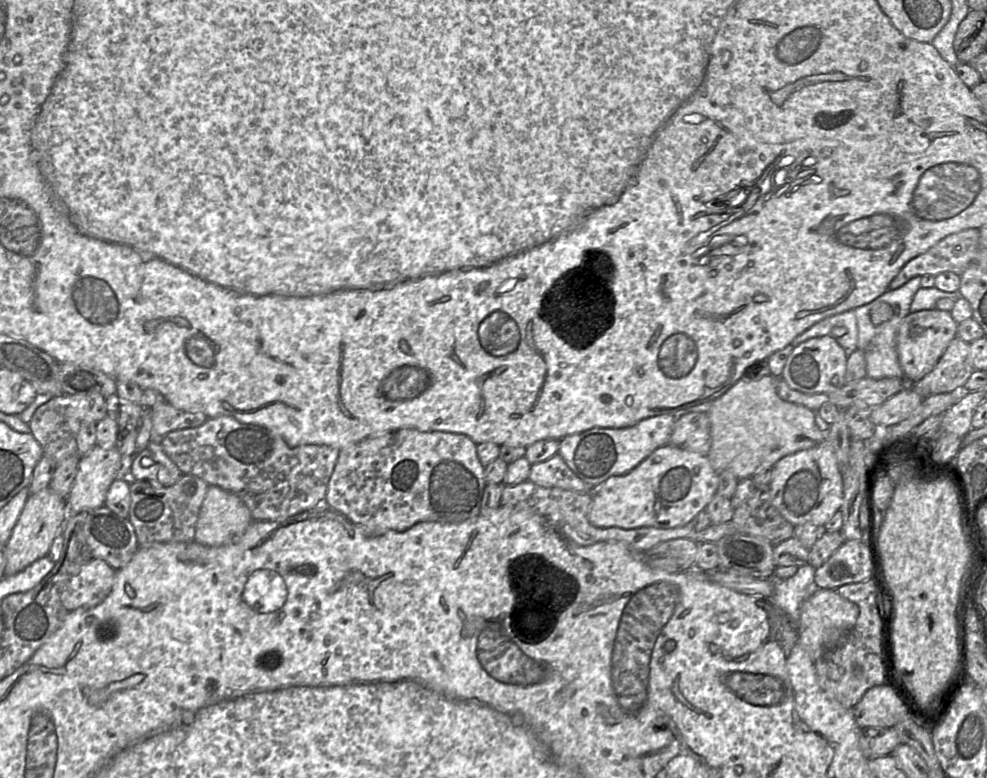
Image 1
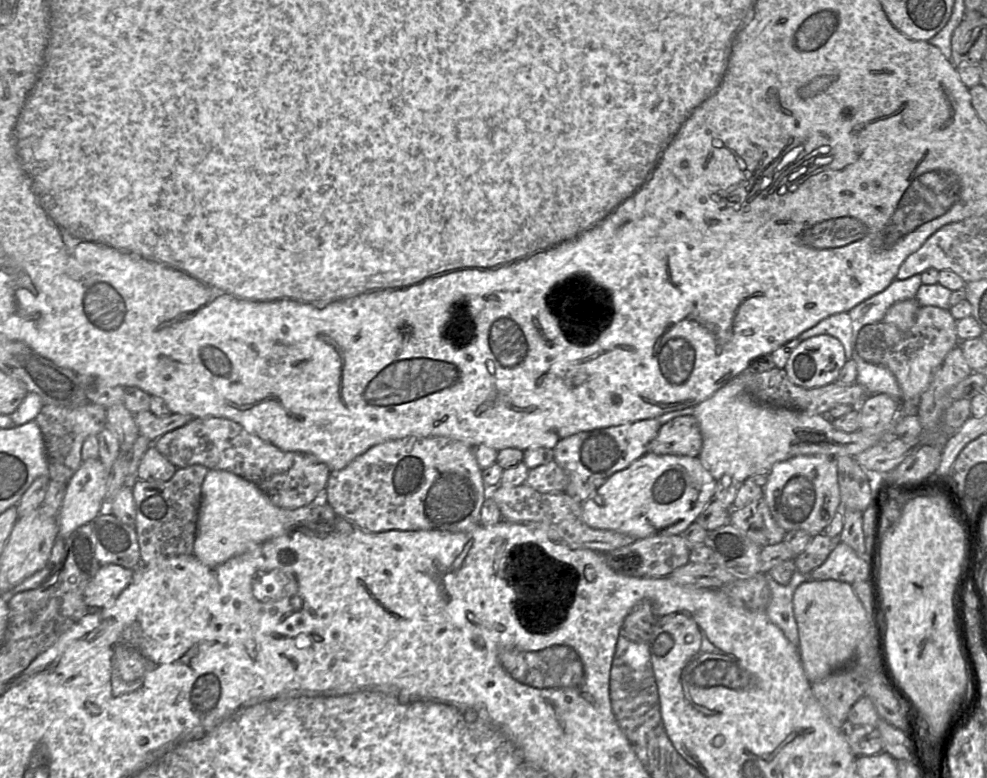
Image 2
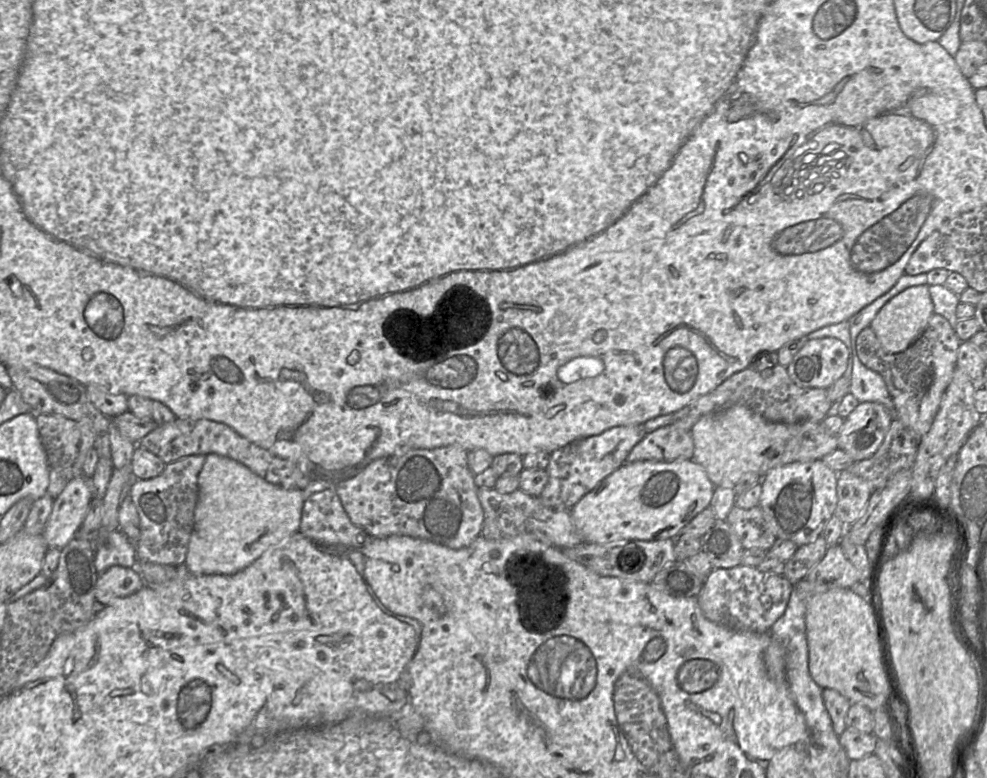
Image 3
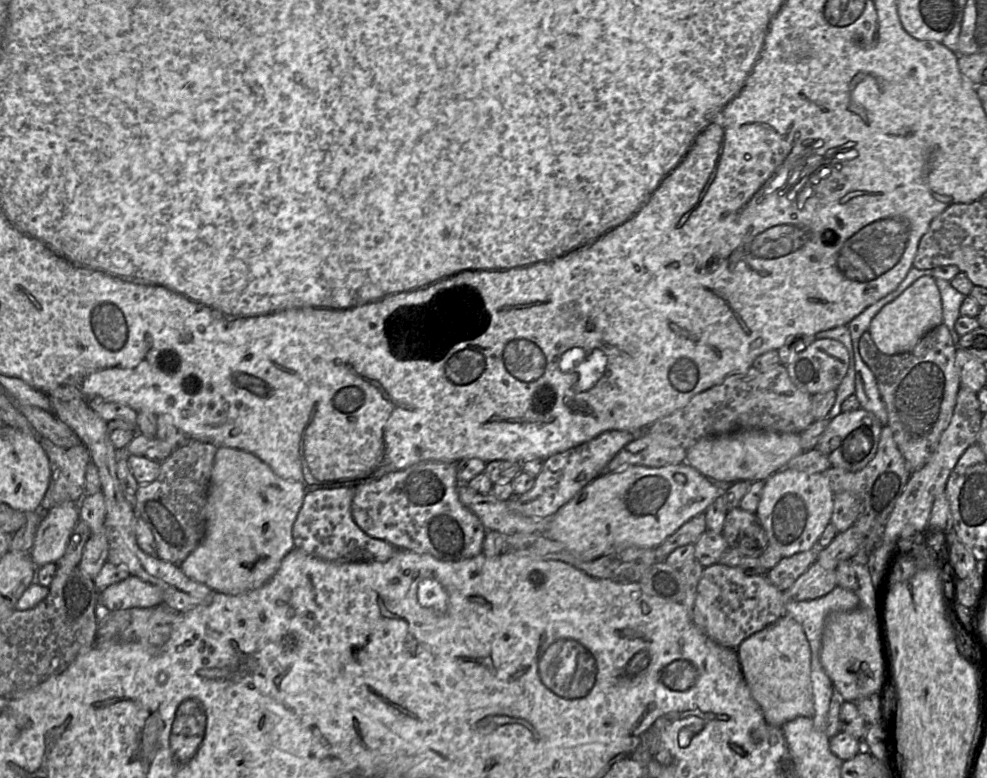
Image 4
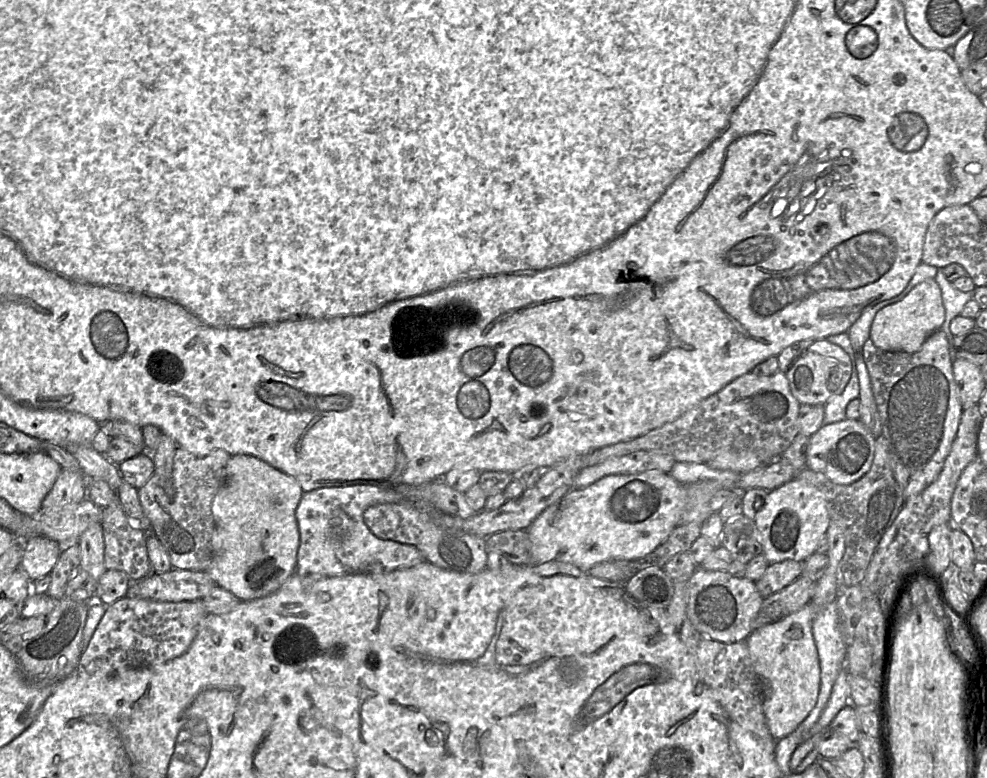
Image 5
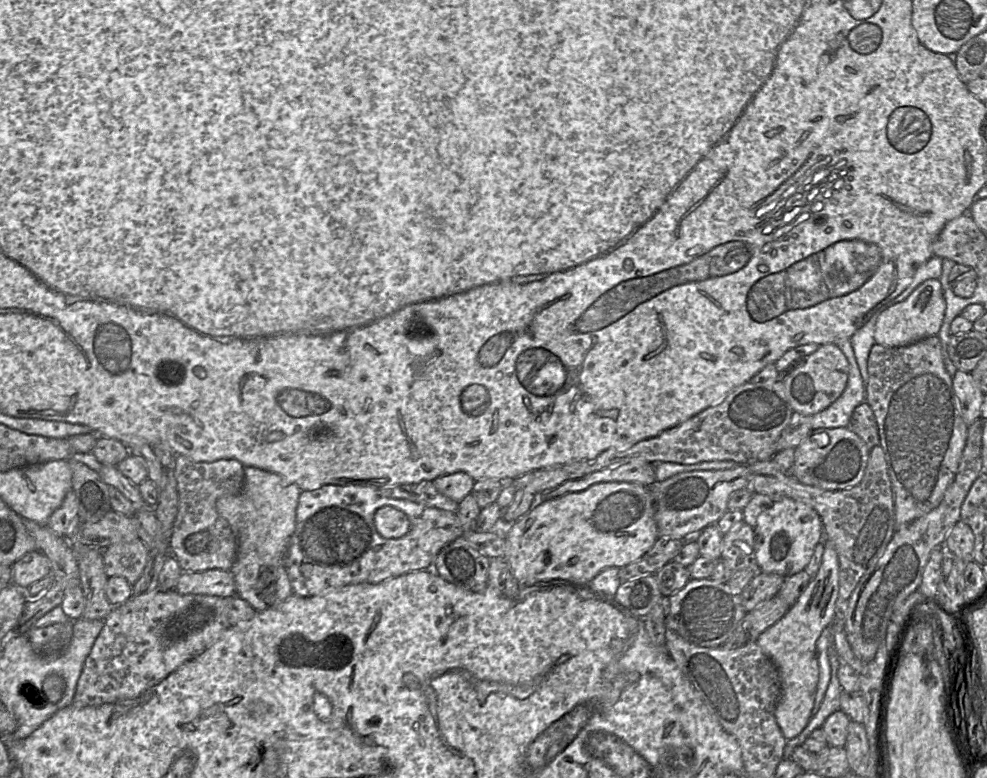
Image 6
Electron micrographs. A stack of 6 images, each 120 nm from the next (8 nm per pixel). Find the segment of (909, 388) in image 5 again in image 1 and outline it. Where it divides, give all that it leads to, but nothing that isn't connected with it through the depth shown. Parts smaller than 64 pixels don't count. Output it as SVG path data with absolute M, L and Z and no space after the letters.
M937 308L910 312L903 319L897 334L897 352L907 381L917 382L934 369L950 342L958 336L958 324L950 311Z

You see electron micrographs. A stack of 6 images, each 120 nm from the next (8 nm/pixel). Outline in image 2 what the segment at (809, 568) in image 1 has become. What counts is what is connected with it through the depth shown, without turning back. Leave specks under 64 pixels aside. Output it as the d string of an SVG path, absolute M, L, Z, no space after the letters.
M795 569L789 583L780 585L769 573L764 574L771 592L771 599L765 612L770 621L782 630L786 638L798 647L799 635L793 610L793 594L800 584L810 579L810 576Z

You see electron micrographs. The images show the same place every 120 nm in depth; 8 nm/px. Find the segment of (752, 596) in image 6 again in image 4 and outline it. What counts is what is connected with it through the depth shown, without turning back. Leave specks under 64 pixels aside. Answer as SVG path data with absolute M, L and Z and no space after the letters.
M818 546L811 550L794 554L782 560L767 571L767 579L780 591L789 589L795 581L817 560Z

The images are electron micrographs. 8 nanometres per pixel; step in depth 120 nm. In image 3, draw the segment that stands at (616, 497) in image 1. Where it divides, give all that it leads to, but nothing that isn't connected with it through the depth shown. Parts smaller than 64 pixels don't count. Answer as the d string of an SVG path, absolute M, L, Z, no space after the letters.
M692 459L624 463L585 494L569 511L583 542L675 540L680 531L710 506L715 486Z

